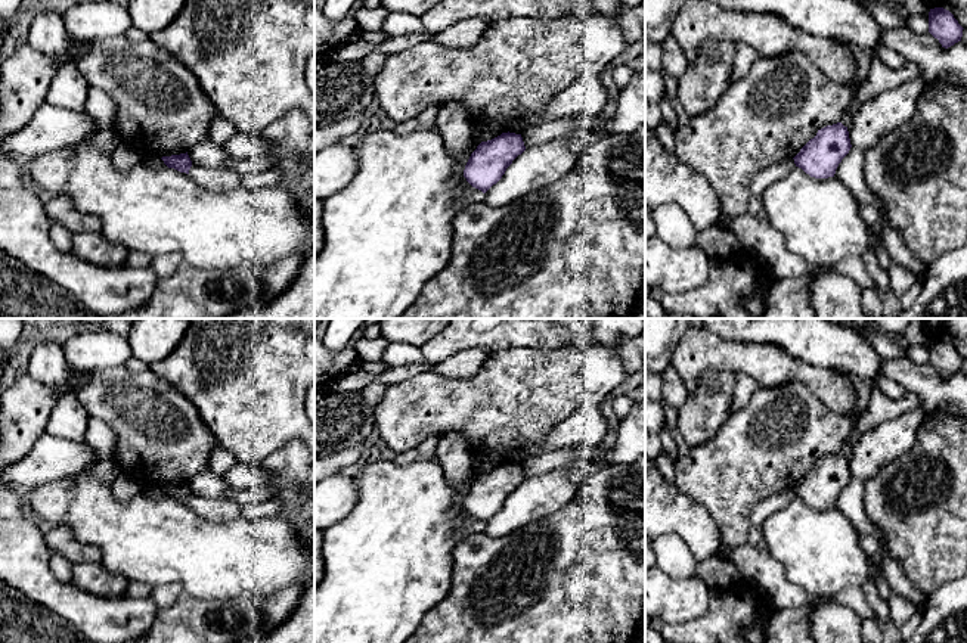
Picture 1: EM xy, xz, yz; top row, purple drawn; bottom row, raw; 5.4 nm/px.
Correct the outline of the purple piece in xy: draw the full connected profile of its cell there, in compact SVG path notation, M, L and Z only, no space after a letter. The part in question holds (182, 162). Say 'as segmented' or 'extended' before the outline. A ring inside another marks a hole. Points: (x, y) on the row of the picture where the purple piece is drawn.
extended; M187 152L161 159L168 168L189 174L198 186L211 192L229 192L242 183L244 175L235 170L193 165Z

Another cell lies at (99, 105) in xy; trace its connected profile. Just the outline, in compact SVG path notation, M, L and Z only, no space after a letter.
M89 87L84 111L96 119L99 130L109 128L115 131L115 103L102 90Z

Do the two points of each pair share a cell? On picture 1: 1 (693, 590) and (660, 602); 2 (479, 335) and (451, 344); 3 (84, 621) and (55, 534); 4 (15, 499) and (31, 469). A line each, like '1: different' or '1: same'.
1: same
2: same
3: different
4: different

